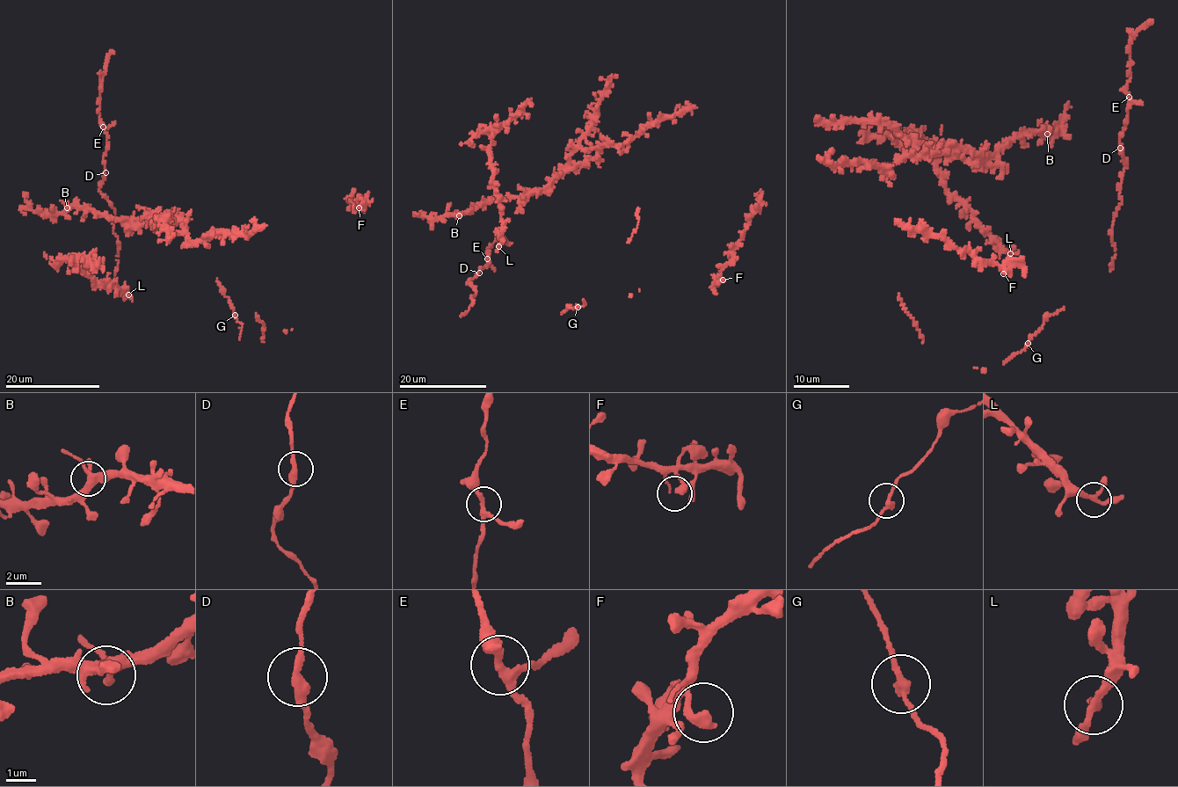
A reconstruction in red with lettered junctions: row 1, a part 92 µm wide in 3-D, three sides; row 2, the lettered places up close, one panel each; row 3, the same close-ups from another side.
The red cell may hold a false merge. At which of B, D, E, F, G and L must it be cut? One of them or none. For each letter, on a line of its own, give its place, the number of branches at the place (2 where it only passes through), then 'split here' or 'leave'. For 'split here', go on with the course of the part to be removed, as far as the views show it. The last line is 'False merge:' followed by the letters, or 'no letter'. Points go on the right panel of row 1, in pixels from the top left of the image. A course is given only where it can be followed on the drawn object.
B: place (1047, 134); branches 3; leave
D: place (1120, 148); branches 2; leave
E: place (1129, 97); branches 3; leave
F: place (1003, 273); branches 2; leave
G: place (1028, 343); branches 2; leave
L: place (1010, 253); branches 3; leave
False merge: no letter

